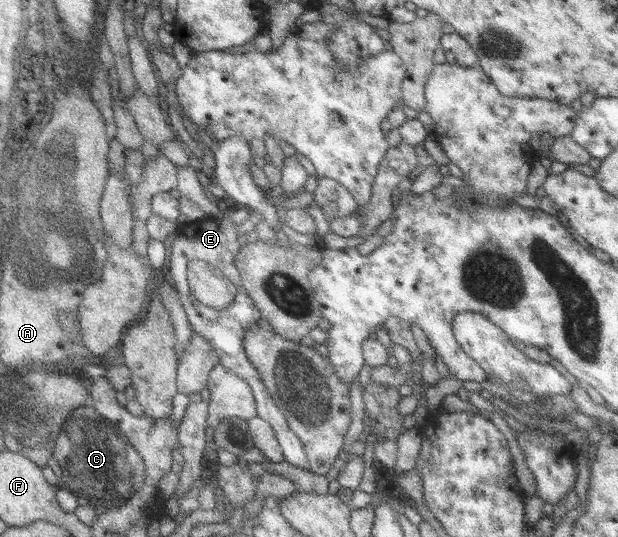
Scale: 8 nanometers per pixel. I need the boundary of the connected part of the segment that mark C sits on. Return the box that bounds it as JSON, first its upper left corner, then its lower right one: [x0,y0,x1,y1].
[52,404,145,511]

